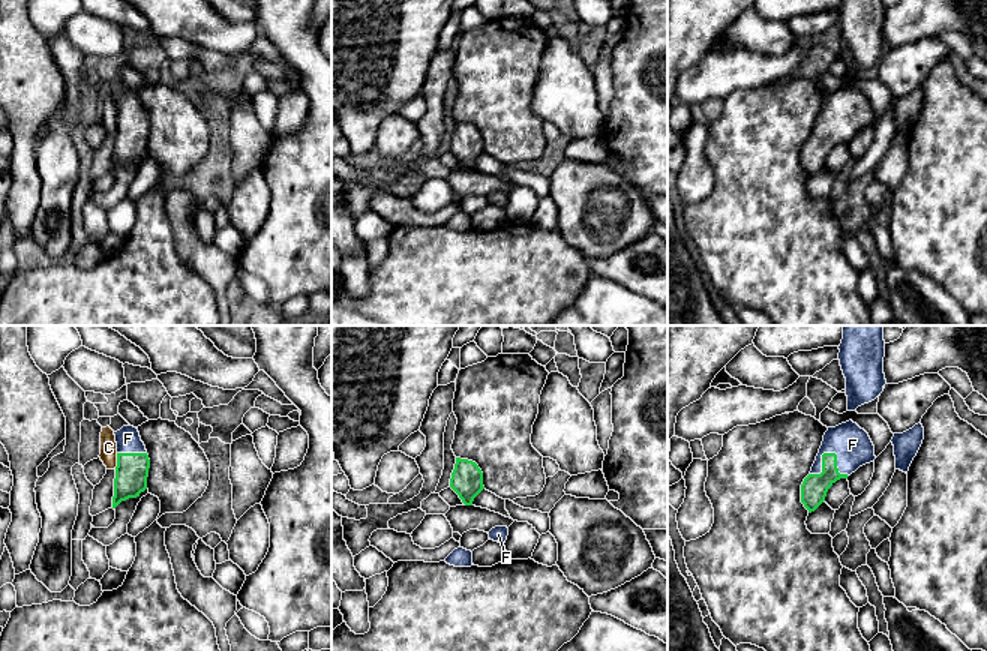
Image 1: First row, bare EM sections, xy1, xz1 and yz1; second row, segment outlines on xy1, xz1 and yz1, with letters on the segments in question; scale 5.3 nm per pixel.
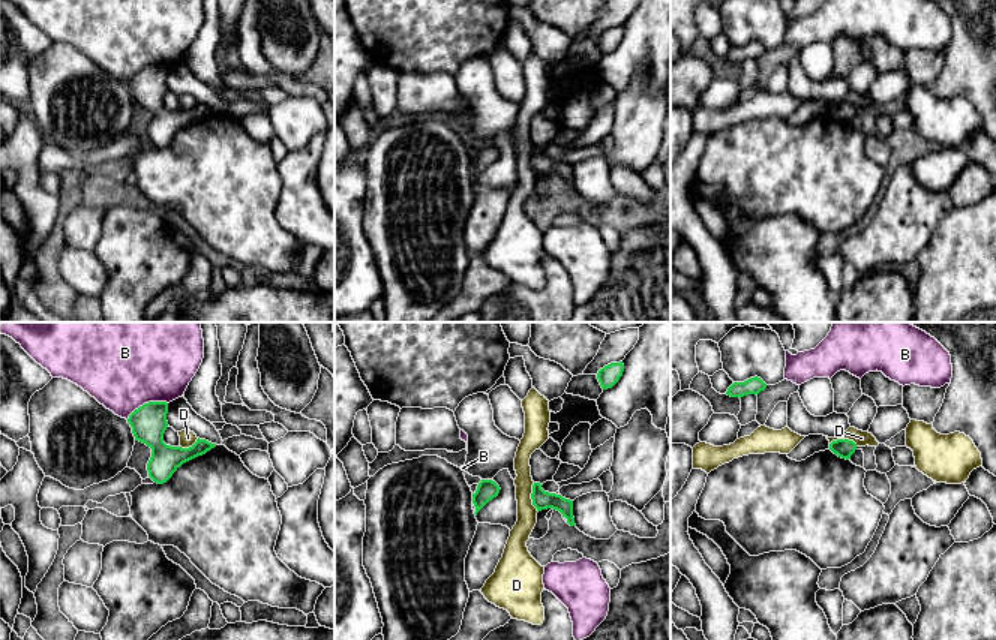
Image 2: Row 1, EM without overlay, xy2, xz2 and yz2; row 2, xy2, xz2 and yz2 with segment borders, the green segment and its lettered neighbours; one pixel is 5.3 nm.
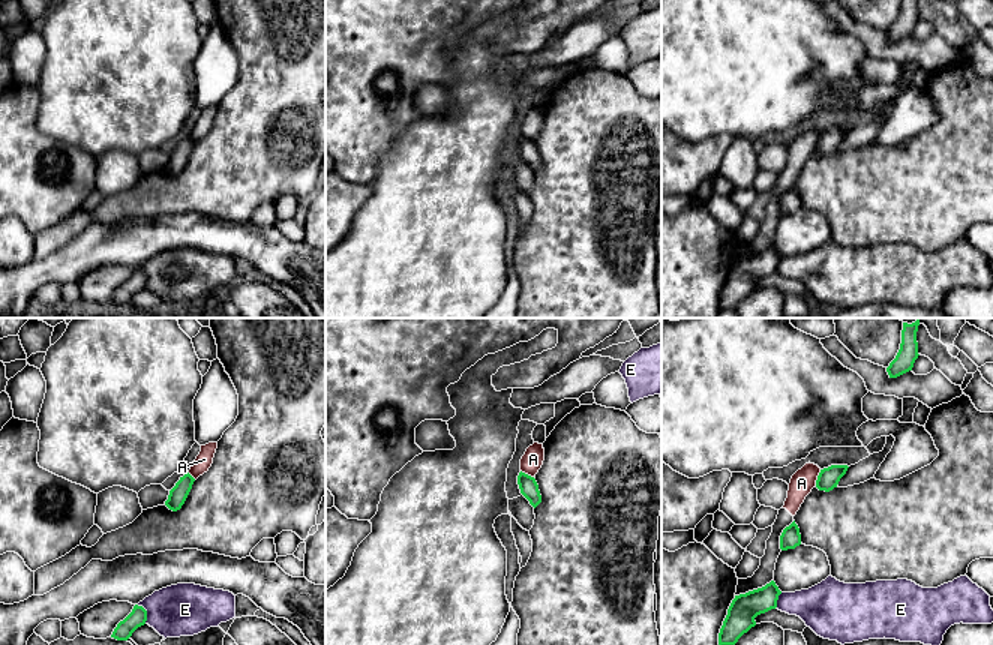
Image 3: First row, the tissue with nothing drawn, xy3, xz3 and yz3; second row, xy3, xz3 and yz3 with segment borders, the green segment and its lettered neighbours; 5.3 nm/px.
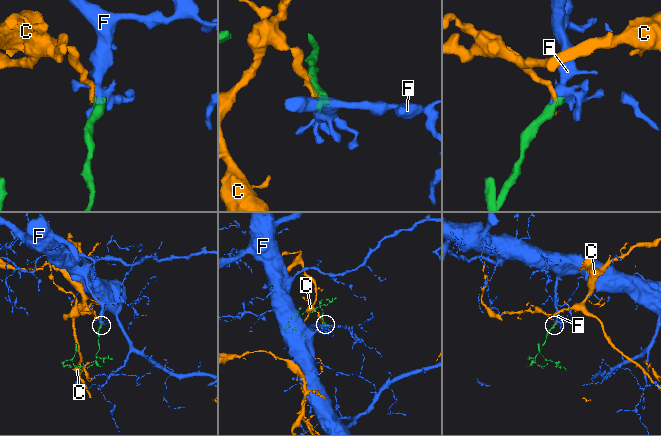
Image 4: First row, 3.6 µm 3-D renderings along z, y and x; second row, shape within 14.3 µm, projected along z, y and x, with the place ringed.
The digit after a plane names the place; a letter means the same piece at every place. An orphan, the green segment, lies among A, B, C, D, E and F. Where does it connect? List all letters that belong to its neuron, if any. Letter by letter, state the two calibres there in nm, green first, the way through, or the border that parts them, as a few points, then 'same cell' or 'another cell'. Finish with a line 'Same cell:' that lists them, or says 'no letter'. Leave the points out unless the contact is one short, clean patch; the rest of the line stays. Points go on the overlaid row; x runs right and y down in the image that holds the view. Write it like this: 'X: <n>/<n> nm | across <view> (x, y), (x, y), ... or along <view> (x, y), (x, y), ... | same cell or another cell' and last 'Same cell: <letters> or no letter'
A: 120/130 nm | another cell
B: 190/500 nm | another cell
C: 180/100 nm | along xy1 (117, 453), (117, 465), (114, 468) | another cell
D: 100/110 nm | along xz2 (533, 483), (531, 504), (537, 511) | another cell
E: 90/280 nm | another cell
F: 140/200 nm | across yz1 (815, 486), (828, 468), (828, 453), (840, 453), (852, 444) | same cell
Same cell: F

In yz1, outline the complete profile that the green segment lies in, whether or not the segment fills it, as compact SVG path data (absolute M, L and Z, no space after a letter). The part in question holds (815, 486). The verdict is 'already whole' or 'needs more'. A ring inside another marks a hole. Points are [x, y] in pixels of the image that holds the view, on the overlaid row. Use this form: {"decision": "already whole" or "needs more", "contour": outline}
{"decision": "needs more", "contour": "M849 420L828 428L812 471L801 484L801 502L808 513L814 512L837 480L848 478L874 459L874 446L856 423Z"}

